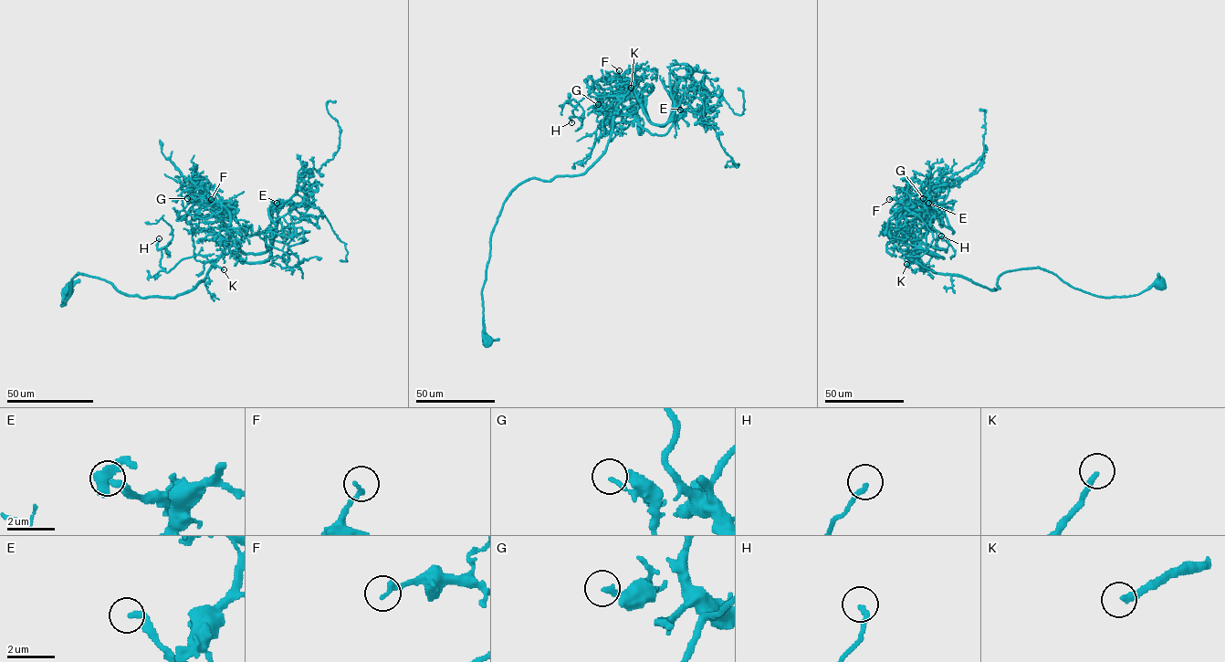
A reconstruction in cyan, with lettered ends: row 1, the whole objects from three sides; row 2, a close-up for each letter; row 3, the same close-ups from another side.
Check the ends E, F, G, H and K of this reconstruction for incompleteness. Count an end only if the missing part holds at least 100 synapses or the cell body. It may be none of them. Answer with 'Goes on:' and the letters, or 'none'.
Goes on: K

